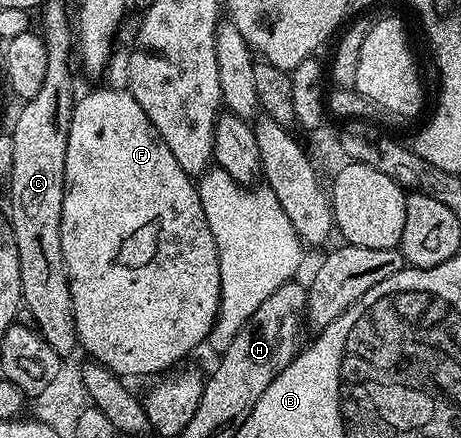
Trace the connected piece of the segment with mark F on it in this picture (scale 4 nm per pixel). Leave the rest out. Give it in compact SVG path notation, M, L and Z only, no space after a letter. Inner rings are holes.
M104 87L89 93L86 97L78 96L71 115L71 131L67 135L67 163L65 164L65 194L63 195L63 215L61 216L61 242L65 270L69 276L69 290L73 304L75 331L80 348L86 349L94 362L109 368L122 379L129 377L149 377L164 374L181 361L192 349L206 344L217 312L221 307L221 276L219 275L219 251L211 227L207 227L207 215L203 215L203 203L199 203L197 186L194 178L179 167L171 147L163 143L159 131L147 119L143 107L135 103L132 93L121 87Z

